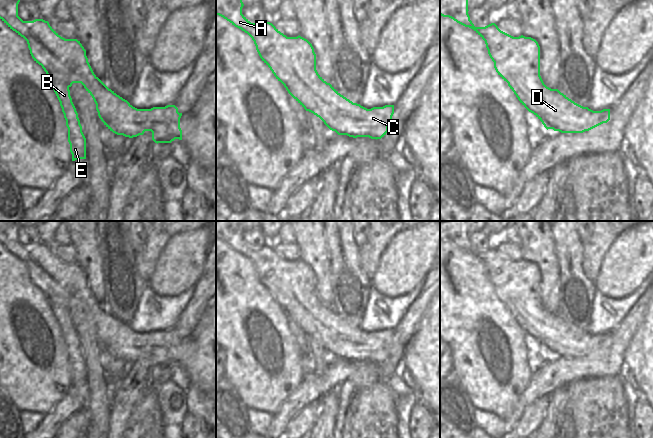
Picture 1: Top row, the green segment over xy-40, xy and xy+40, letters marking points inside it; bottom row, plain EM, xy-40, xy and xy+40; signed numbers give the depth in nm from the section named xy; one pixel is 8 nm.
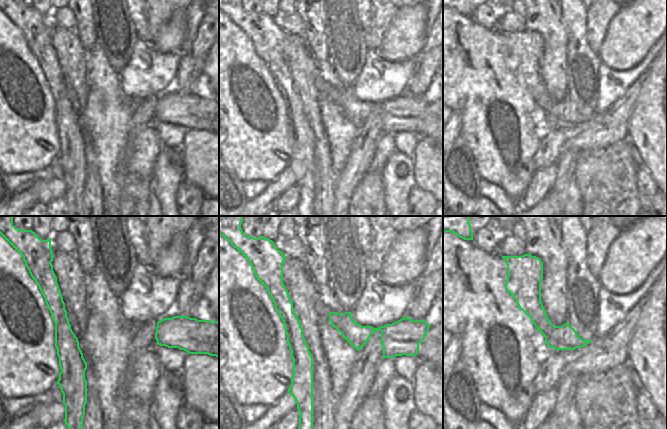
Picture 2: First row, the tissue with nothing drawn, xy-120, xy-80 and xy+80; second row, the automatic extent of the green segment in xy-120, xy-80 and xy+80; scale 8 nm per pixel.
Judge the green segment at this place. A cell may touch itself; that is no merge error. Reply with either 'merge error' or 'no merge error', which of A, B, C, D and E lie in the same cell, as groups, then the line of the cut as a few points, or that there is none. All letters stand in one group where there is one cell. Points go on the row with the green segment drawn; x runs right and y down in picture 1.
merge error; groups A C D / B E; cut xy-40 (27, 40), (53, 44), (60, 56), (71, 60), (68, 87)

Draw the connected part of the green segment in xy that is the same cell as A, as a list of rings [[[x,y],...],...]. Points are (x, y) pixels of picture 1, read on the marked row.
[[[216,0],[216,15],[229,21],[235,27],[247,33],[253,41],[263,40],[266,44],[279,45],[284,50],[284,57],[296,60],[296,72],[292,78],[283,83],[288,93],[306,110],[319,117],[324,124],[338,135],[349,137],[369,137],[381,139],[388,132],[388,126],[394,114],[394,105],[373,107],[367,109],[360,104],[353,103],[341,95],[330,83],[327,83],[316,70],[316,54],[312,44],[300,35],[287,37],[272,23],[251,23],[243,14],[242,0]]]

